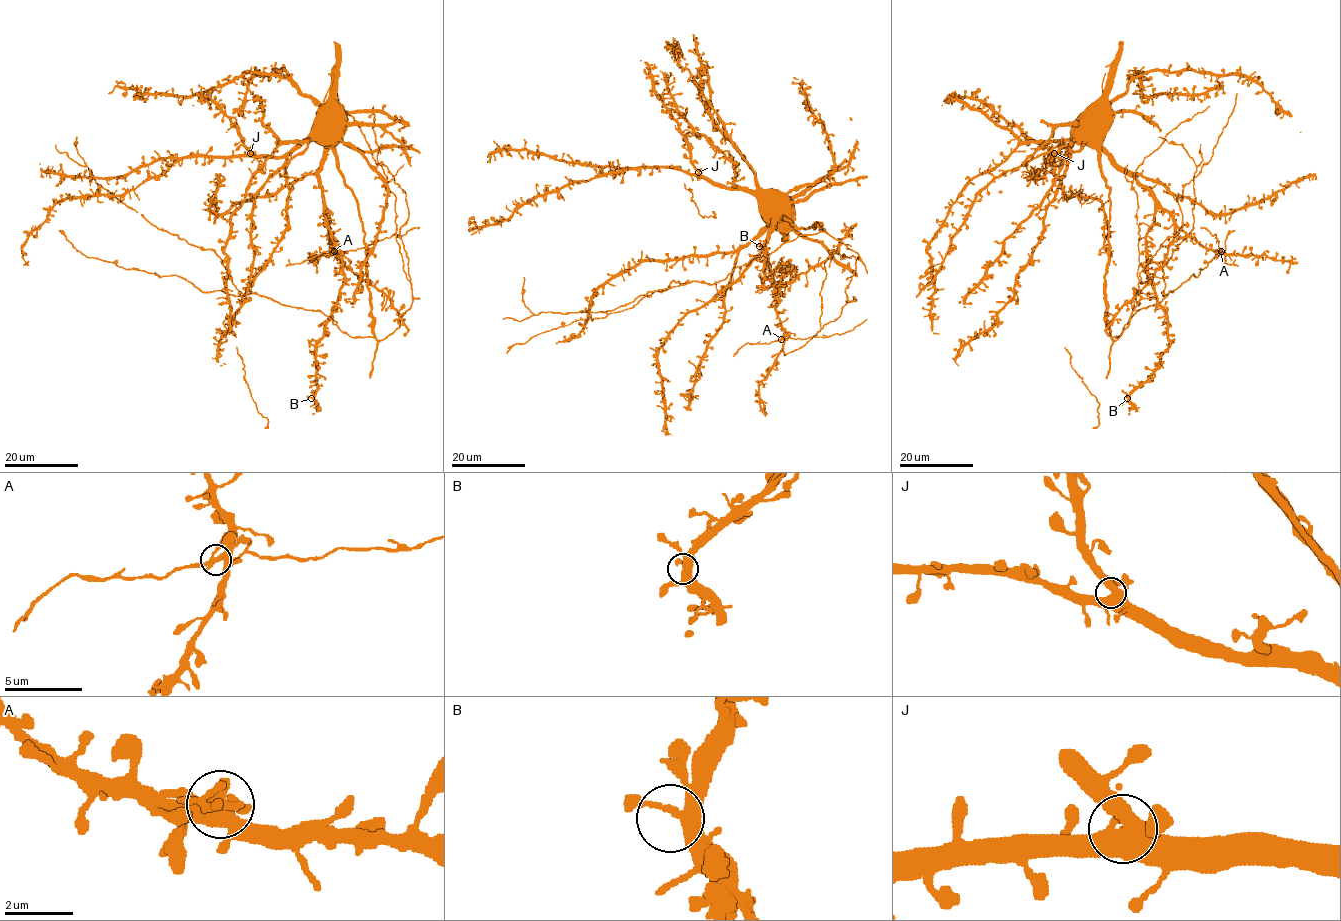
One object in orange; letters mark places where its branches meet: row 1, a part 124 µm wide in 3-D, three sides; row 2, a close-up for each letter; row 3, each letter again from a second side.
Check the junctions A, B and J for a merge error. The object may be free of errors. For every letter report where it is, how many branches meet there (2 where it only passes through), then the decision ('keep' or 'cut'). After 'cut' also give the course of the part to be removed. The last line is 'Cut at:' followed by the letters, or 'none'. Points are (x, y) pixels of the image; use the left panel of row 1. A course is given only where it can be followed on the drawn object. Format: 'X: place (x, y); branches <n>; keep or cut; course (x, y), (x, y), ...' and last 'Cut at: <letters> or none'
A: place (334, 251); branches 4; cut; course (334, 251), (356, 251), (419, 227)
B: place (311, 398); branches 4; keep
J: place (250, 153); branches 4; keep
Cut at: A

